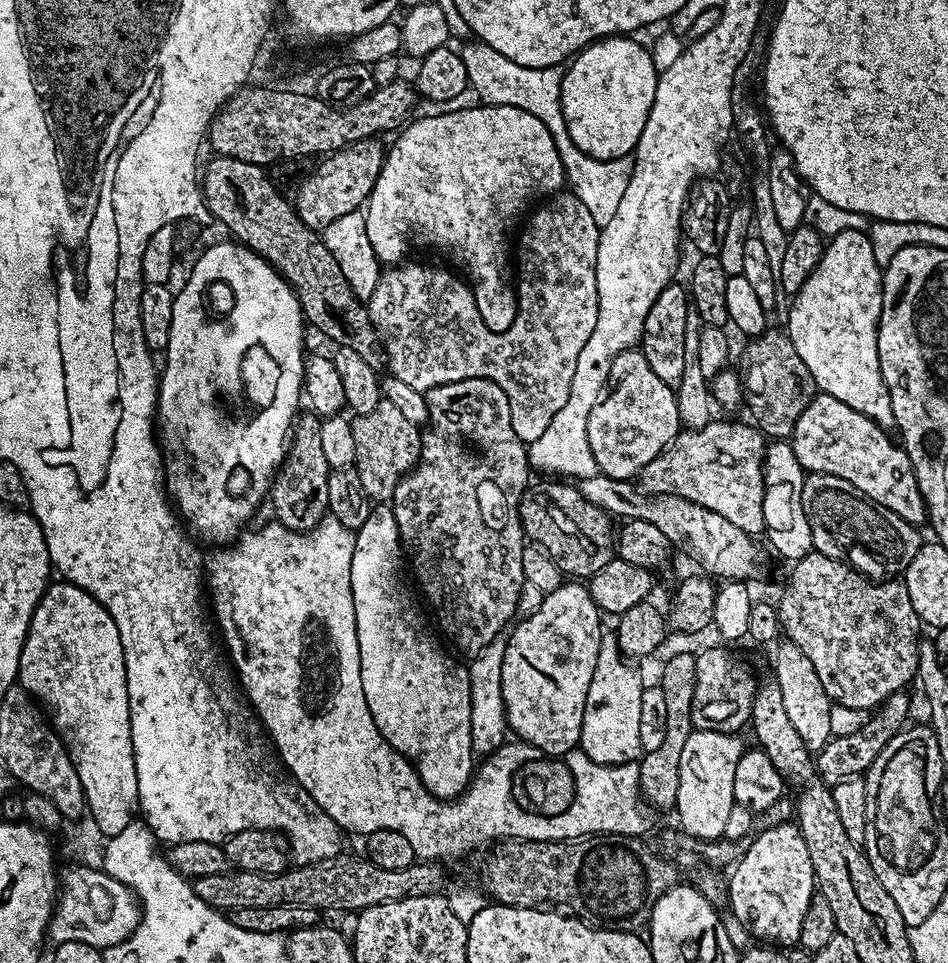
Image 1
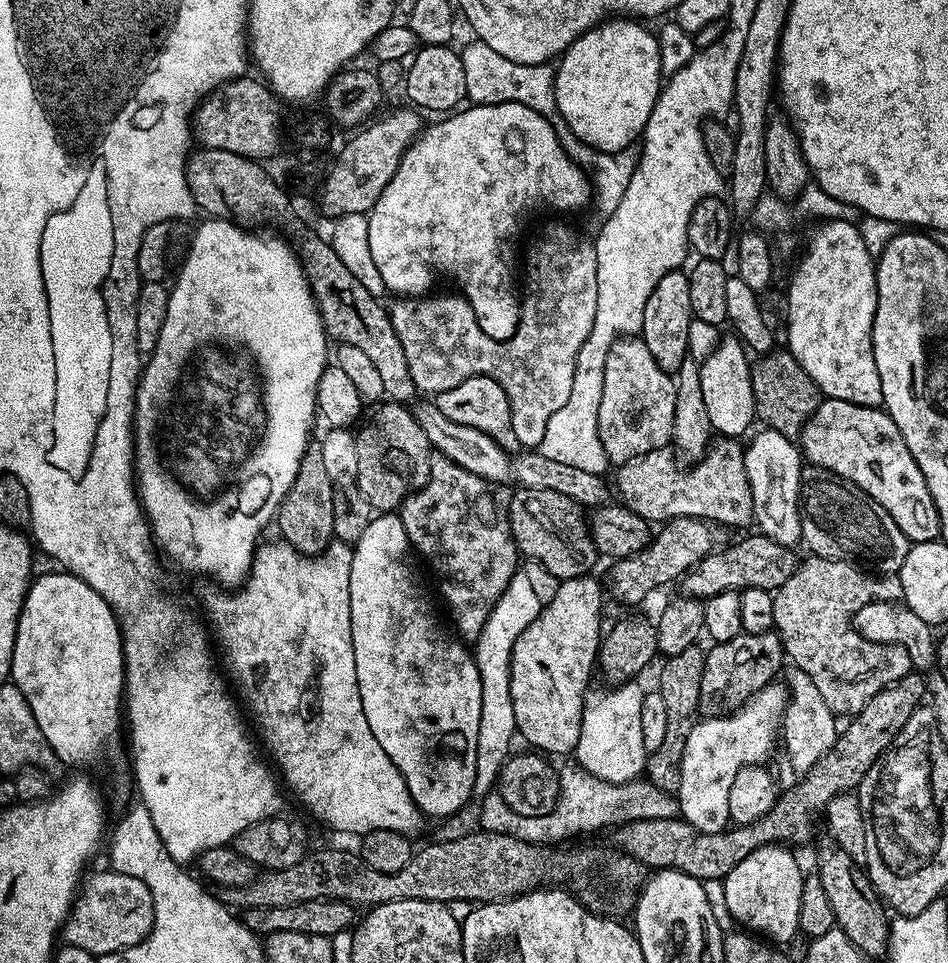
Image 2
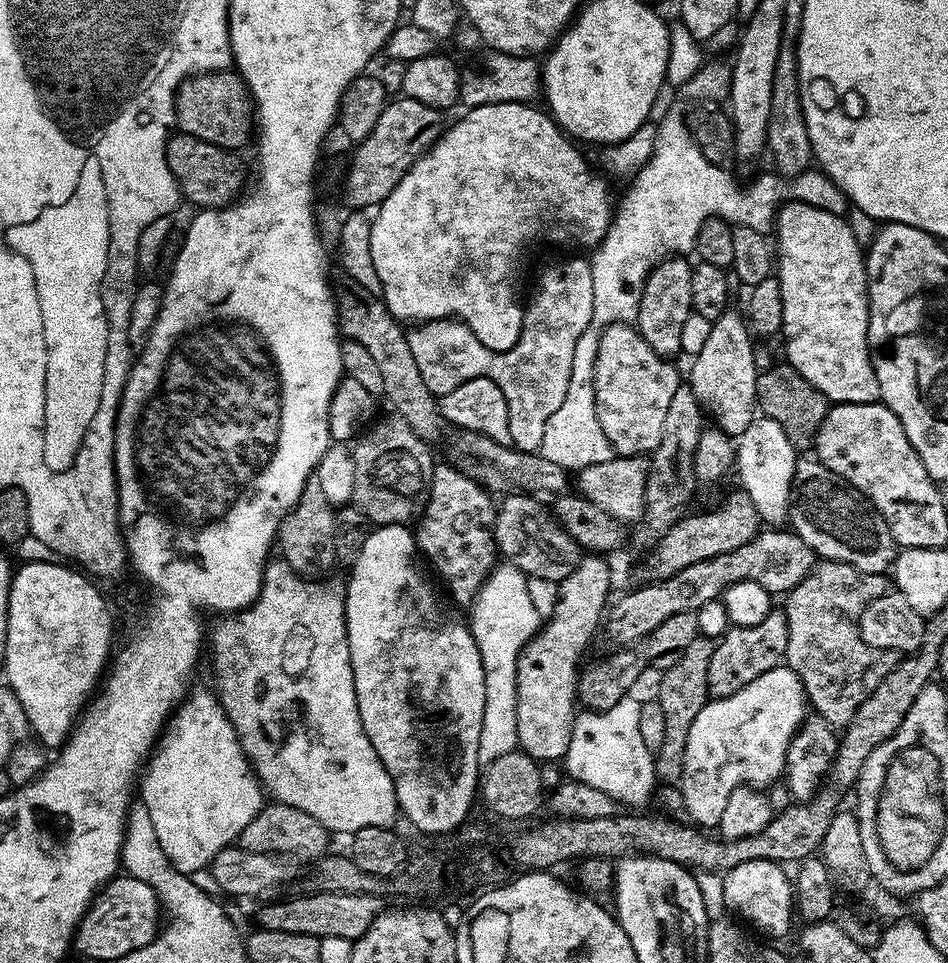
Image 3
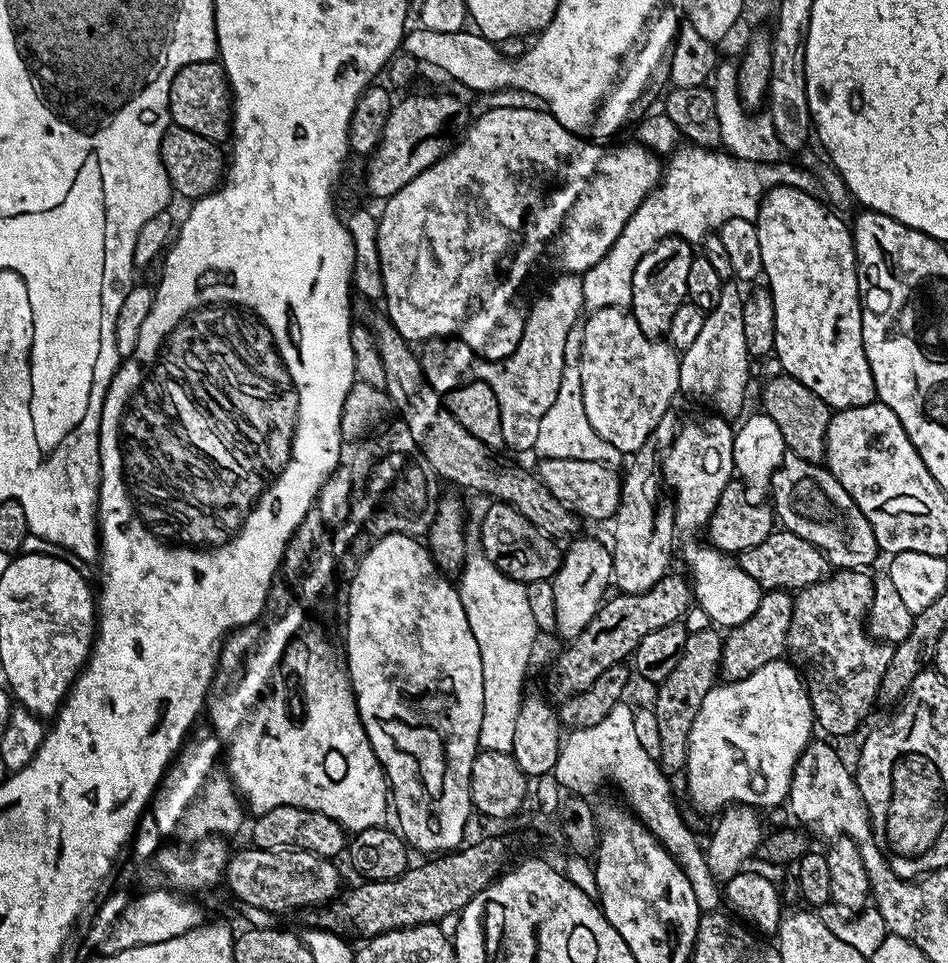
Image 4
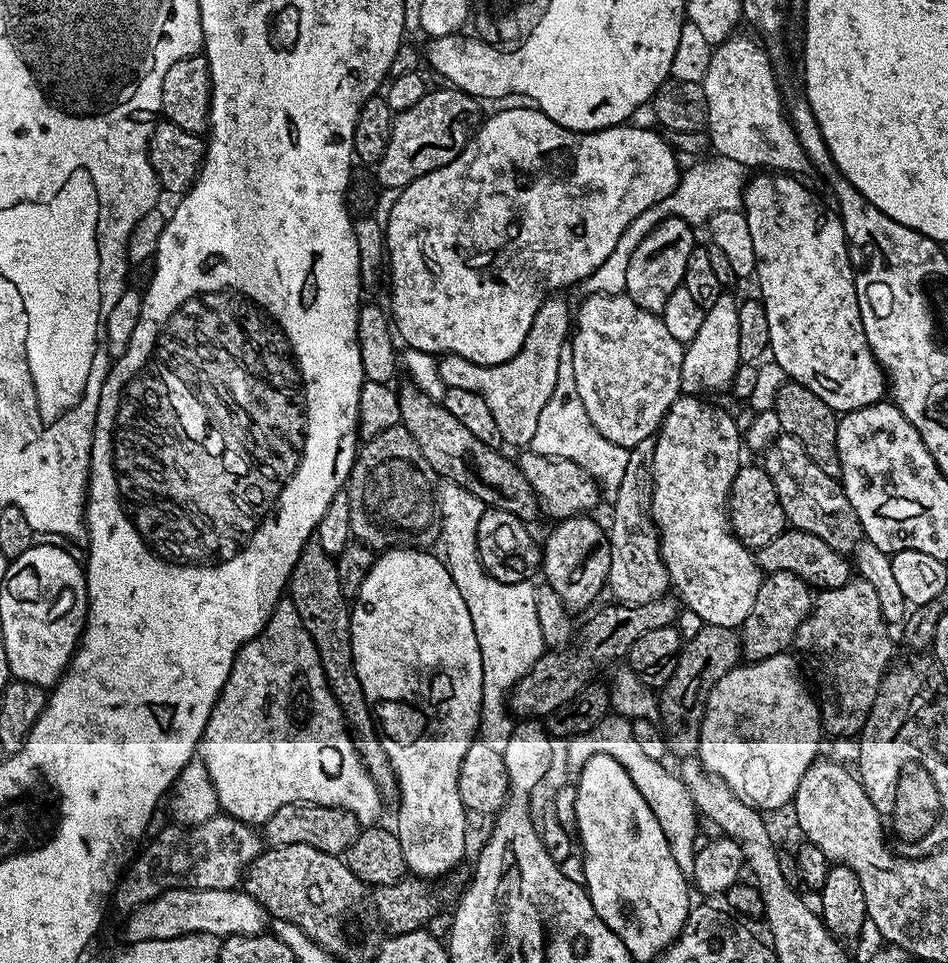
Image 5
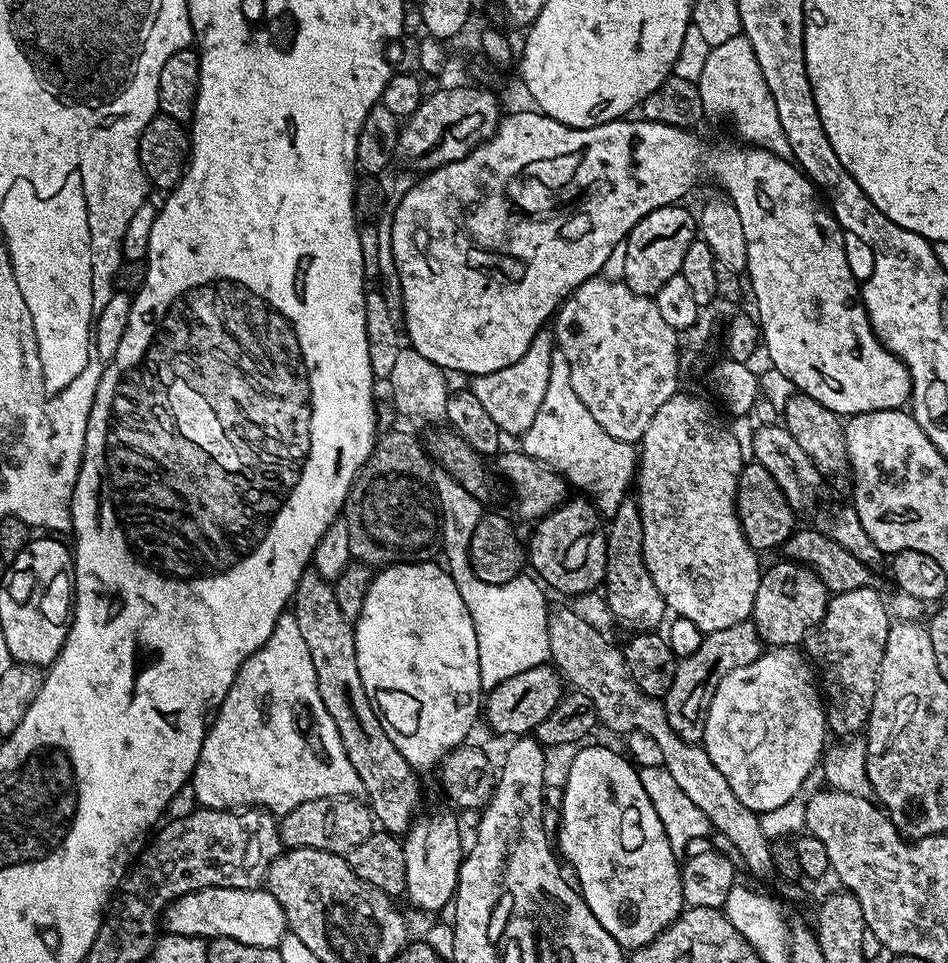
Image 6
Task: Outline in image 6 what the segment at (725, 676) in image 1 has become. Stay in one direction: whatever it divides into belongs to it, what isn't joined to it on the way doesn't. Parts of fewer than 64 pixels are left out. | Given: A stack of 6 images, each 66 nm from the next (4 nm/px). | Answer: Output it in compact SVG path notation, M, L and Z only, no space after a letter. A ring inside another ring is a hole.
M780 558L777 564L763 569L758 582L758 594L754 594L751 621L755 624L761 641L772 648L803 645L805 636L816 627L828 609L830 593L827 586L805 564Z

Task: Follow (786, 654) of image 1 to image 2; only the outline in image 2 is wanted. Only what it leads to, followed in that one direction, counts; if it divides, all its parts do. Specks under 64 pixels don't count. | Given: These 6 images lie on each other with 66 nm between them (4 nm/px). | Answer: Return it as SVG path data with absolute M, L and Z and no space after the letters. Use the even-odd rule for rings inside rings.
M794 667L787 669L786 691L788 705L782 717L782 748L788 755L788 764L797 774L805 774L834 744L836 731L836 713L826 706L826 700L818 691L818 686L810 682L810 674Z

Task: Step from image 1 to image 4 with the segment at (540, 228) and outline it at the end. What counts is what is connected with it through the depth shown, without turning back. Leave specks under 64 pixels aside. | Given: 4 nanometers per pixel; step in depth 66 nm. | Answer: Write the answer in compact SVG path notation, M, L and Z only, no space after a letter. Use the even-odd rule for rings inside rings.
M560 274L555 277L557 280L537 298L536 301L531 301L530 307L527 309L524 317L524 329L522 330L522 338L518 342L518 346L514 350L514 354L510 354L504 360L486 360L478 358L474 350L470 350L470 346L466 346L464 342L455 338L441 338L438 340L427 341L423 345L424 349L419 349L418 355L420 358L420 365L422 370L426 374L426 382L430 382L430 386L436 392L441 394L447 394L450 390L454 390L458 386L463 384L469 384L475 380L481 380L486 382L486 386L490 386L494 390L494 394L498 398L498 410L502 414L502 438L504 439L504 448L510 450L513 448L516 452L529 452L531 453L535 449L536 443L538 442L538 425L542 423L542 414L546 414L546 410L550 410L550 406L554 406L554 398L558 398L558 386L562 386L562 374L564 373L564 359L568 353L570 347L570 341L568 339L572 336L572 331L577 331L578 325L581 323L582 315L580 311L583 310L584 304L586 304L586 298L582 294L582 279L576 274Z

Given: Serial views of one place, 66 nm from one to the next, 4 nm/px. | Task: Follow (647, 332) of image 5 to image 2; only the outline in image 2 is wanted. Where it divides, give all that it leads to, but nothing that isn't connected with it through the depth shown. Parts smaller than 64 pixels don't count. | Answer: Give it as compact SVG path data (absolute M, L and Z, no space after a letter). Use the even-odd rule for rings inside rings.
M621 338L613 342L610 346L610 354L606 354L606 374L602 382L602 406L598 406L598 434L600 441L609 461L613 465L619 466L625 464L628 460L638 458L642 454L646 454L650 450L658 450L659 448L669 447L672 439L672 427L674 426L674 394L676 393L675 379L669 373L662 370L662 366L658 366L658 362L654 362L654 354L650 354L650 350L646 350L643 339L640 338Z

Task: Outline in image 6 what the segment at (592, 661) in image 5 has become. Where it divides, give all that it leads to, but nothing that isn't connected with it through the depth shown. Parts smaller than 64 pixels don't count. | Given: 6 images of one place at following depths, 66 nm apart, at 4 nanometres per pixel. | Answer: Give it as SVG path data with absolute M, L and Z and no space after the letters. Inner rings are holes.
M549 663L539 664L514 674L513 678L506 678L506 682L498 682L498 686L487 689L482 700L482 716L488 719L488 724L500 736L515 738L535 733L536 727L543 722L558 706L558 702L565 695L566 684Z

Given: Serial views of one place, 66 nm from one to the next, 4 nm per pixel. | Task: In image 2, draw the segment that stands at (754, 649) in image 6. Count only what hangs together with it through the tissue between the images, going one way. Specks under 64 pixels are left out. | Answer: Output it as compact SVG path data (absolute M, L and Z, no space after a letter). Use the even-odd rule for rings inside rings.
M699 646L682 650L682 654L674 654L664 661L662 682L658 690L662 694L662 702L666 706L666 734L662 738L662 746L648 753L646 778L658 790L679 793L682 782L682 754L686 750L686 738L690 738L690 730L698 722L700 711L700 683L706 652Z

